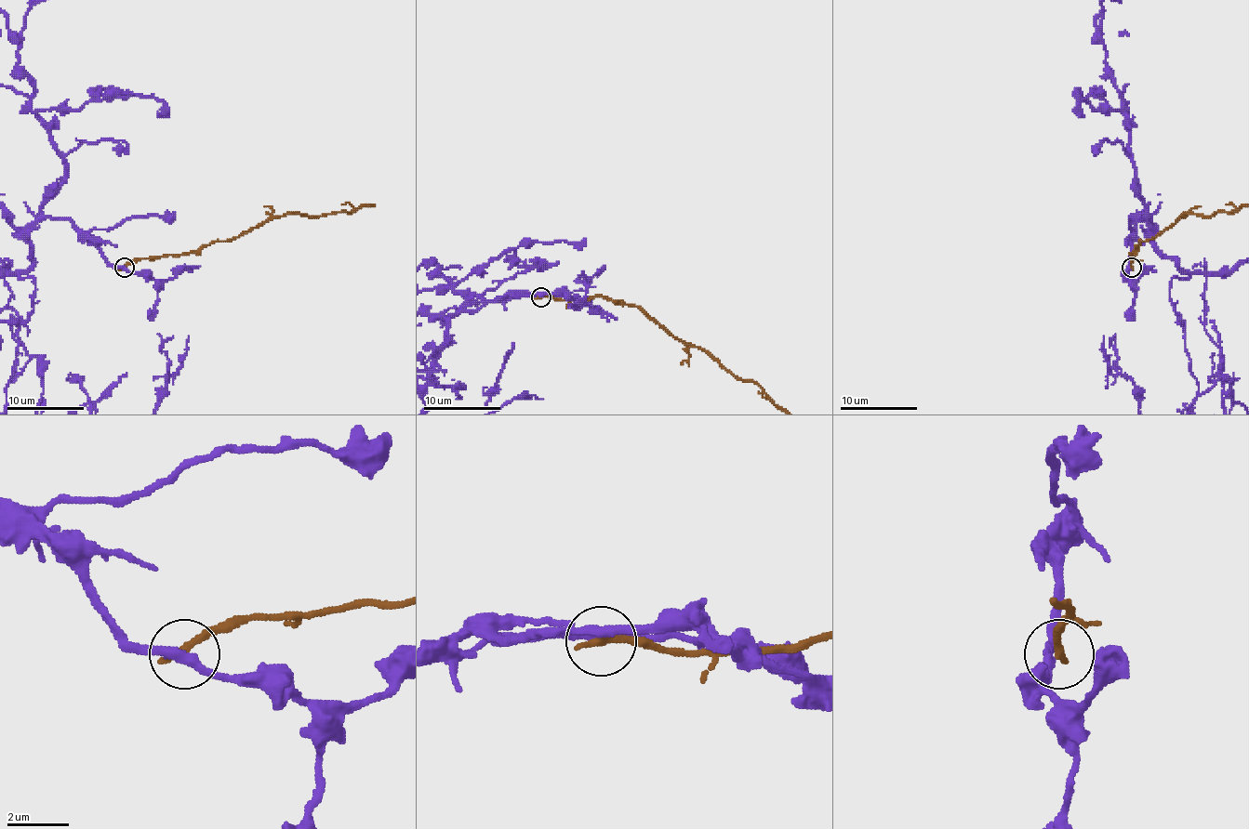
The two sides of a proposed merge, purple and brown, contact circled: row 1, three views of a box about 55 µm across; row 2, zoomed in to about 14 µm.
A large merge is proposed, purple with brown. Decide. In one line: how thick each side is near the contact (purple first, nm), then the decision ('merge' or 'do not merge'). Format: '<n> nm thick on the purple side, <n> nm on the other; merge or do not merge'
280 nm thick on the purple side, 300 nm on the other; do not merge

